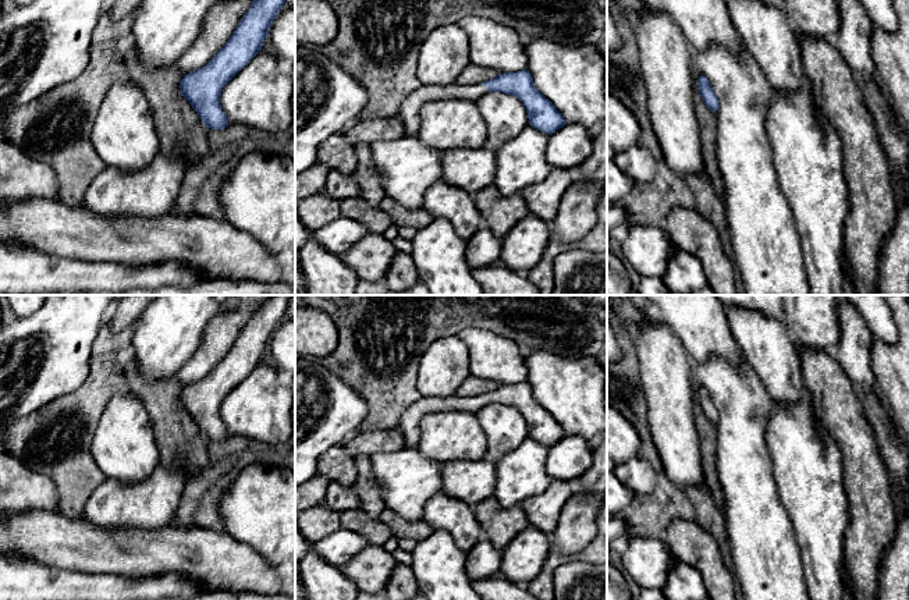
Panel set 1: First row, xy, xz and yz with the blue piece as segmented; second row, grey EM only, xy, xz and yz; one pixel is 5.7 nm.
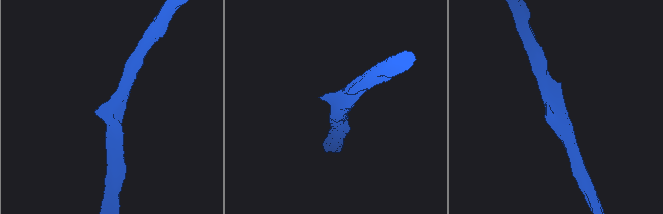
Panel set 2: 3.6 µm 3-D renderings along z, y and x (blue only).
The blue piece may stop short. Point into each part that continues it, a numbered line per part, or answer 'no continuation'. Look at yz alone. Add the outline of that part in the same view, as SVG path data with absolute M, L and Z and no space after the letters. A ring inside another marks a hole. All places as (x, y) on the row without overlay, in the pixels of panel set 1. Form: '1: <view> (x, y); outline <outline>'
no continuation

